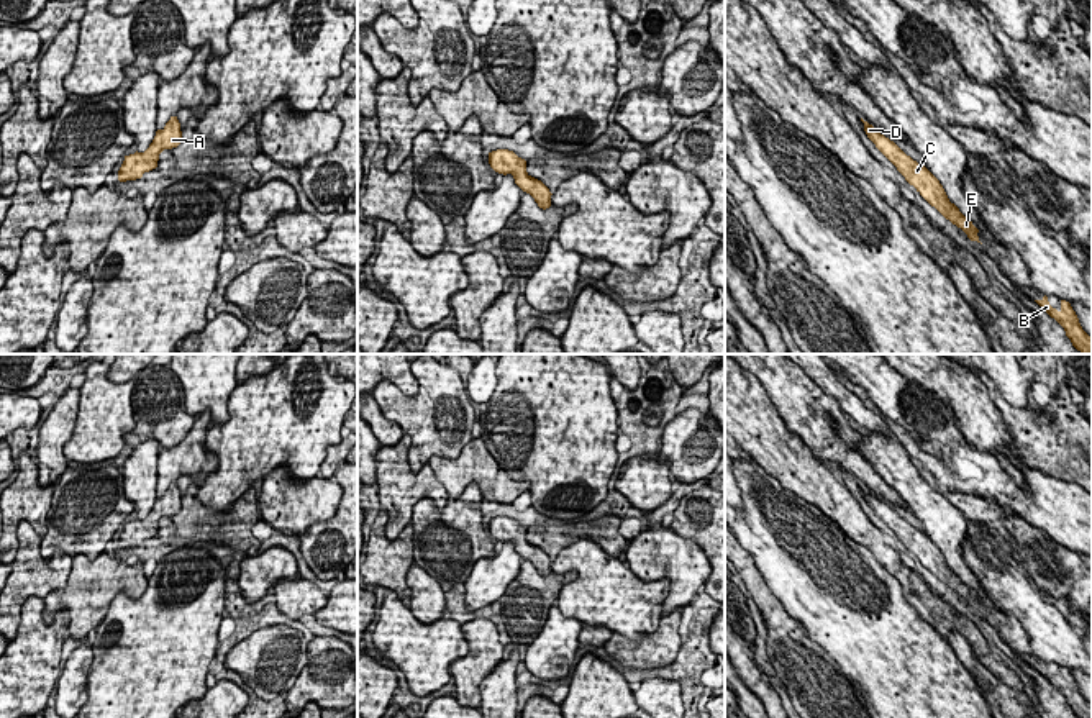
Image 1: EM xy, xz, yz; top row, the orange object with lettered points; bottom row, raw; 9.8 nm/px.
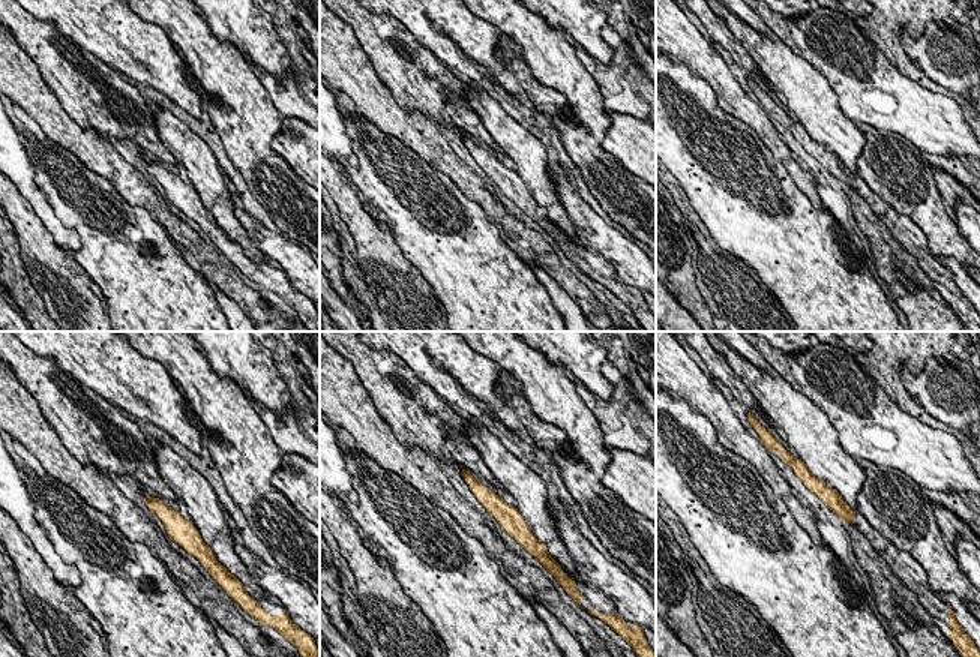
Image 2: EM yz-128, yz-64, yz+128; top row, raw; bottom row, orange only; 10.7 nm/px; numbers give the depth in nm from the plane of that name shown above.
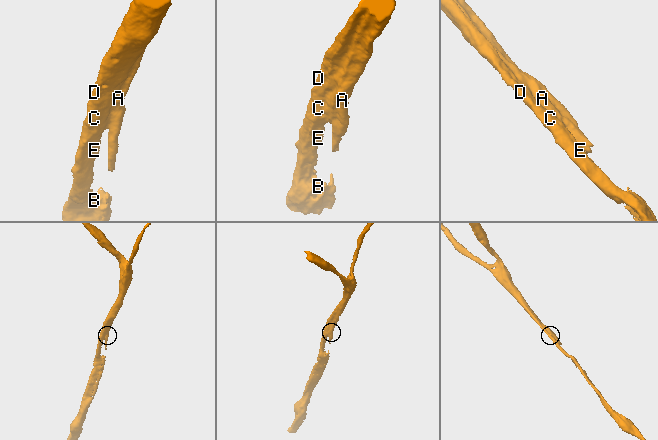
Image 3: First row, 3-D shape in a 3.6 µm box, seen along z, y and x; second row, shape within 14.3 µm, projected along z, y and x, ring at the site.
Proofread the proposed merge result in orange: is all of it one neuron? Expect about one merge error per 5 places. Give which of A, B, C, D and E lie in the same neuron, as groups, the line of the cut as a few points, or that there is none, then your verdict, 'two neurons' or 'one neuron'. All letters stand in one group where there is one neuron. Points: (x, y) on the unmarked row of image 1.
groups A B C D E; cut none; one neuron

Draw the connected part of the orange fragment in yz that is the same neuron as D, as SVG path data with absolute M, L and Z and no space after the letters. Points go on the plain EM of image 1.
M864 489L864 498L876 515L897 534L905 548L935 574L946 587L961 595L971 608L979 608L979 597L966 585L959 575L949 569L940 548L921 531L907 523L894 508L880 502L872 492Z

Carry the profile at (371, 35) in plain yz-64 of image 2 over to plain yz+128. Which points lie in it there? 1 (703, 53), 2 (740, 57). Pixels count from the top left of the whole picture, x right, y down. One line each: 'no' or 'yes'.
1: no
2: yes

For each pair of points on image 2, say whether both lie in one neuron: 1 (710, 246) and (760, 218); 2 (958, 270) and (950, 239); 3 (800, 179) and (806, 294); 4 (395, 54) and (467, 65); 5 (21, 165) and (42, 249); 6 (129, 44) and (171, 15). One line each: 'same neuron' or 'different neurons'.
1: different neurons
2: different neurons
3: different neurons
4: different neurons
5: different neurons
6: different neurons

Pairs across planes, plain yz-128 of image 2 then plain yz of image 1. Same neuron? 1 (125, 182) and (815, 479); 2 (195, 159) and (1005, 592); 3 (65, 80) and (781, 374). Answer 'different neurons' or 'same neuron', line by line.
1: same neuron
2: different neurons
3: same neuron

